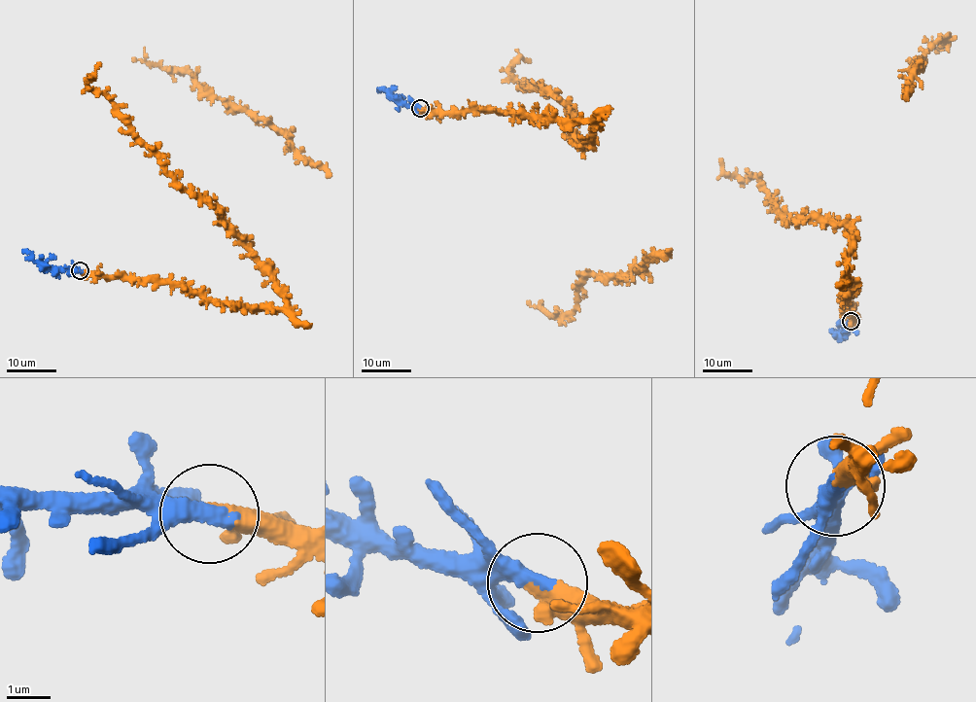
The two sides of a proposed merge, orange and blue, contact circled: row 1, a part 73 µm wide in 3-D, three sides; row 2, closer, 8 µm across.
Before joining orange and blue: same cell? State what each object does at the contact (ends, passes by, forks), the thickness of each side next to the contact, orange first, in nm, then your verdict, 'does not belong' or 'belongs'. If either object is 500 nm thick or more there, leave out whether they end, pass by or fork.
orange ends; blue ends; calibres 480 and 460 nm; belongs

